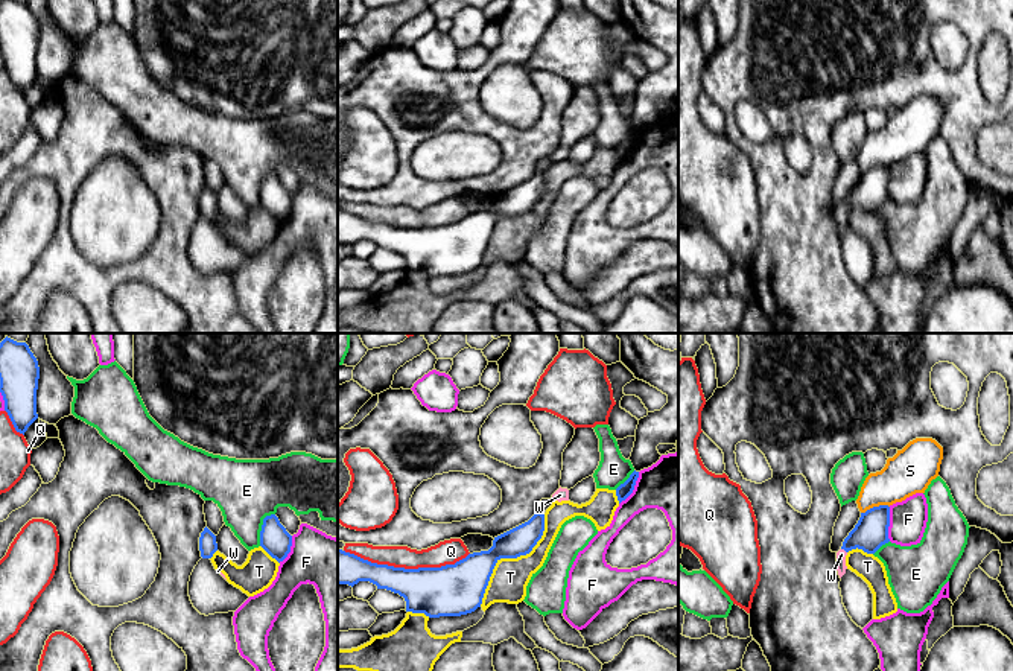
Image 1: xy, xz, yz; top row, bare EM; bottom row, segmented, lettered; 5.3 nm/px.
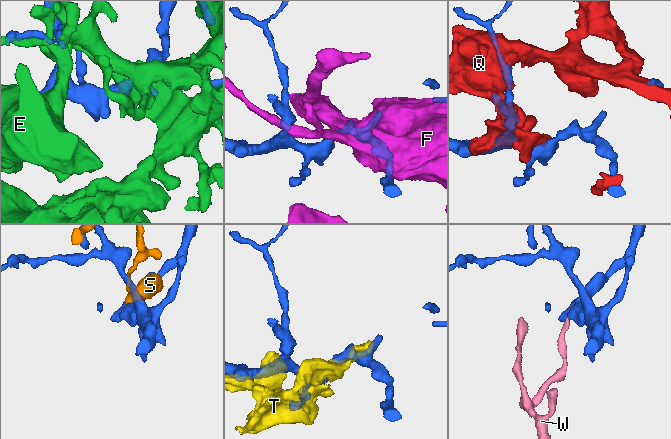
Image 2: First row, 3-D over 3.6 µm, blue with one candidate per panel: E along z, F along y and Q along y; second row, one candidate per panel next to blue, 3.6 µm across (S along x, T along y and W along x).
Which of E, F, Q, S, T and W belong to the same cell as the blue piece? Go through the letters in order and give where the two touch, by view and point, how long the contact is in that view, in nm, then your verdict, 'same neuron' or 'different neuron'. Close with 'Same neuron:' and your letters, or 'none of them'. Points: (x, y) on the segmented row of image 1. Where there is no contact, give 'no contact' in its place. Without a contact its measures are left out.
E: xy (262, 527) | 190 nm | different neuron
F: yz (889, 524) | 180 nm | different neuron
Q: xz (406, 569) | 650 nm | different neuron
S: yz (875, 507) | 160 nm | different neuron
T: xz (510, 557) | 600 nm | different neuron
W: yz (844, 550) | 40 nm | same neuron
Same neuron: W

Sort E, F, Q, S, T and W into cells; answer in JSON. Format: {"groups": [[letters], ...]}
{"groups": [["E"], ["F"], ["Q"], ["S"], ["T"], ["W"]]}

